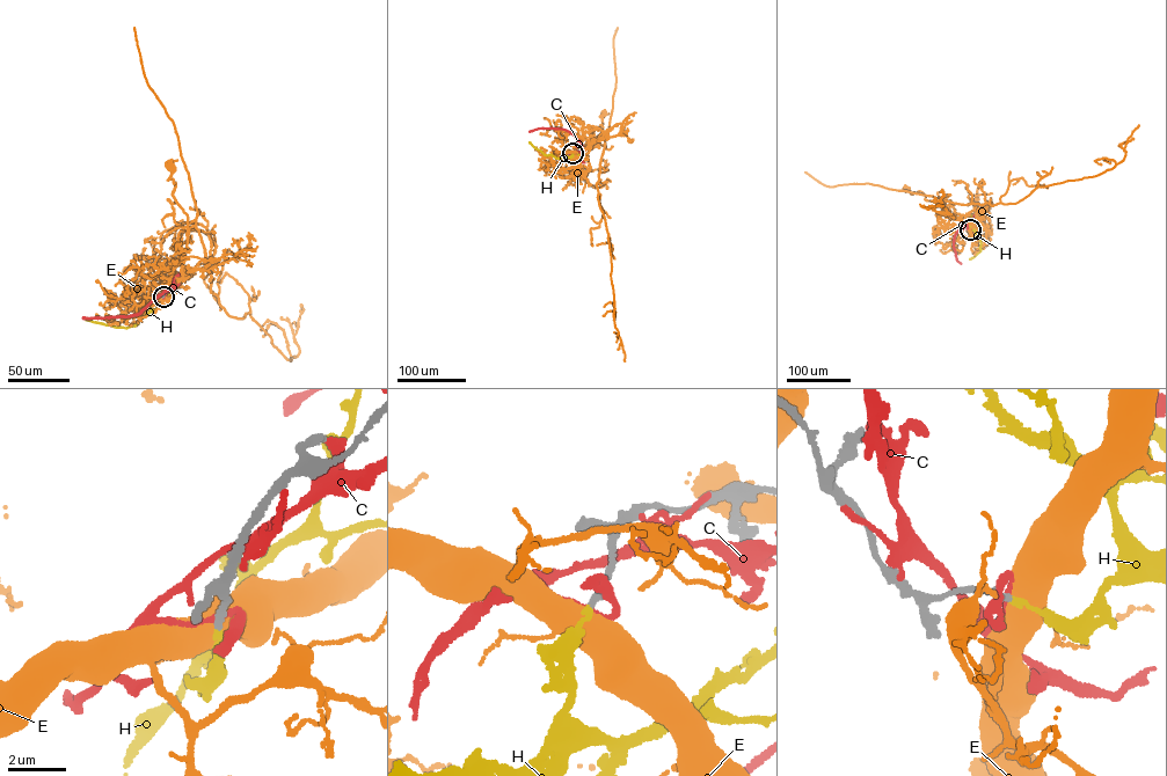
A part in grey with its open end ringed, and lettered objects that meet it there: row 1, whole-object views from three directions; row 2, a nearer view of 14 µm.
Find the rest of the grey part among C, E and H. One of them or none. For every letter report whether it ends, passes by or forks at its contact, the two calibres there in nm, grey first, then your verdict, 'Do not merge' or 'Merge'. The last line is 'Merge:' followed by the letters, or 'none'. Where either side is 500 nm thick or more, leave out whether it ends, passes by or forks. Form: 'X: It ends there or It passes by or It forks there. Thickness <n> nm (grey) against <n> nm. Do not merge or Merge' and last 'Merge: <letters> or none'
C: It passes by. Thickness 240 nm (grey) against 160 nm. Do not merge
E: Thickness 240 nm (grey) against 750 nm. Do not merge
H: It ends there. Thickness 240 nm (grey) against 140 nm. Merge
Merge: H

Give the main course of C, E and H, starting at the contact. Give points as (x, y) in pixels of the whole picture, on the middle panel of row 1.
C: (574, 153), (581, 151), (580, 144), (566, 130), (529, 131)
E: (574, 153), (578, 158), (590, 140), (600, 134), (600, 116), (604, 112)
H: (574, 153), (559, 159), (545, 155), (530, 141)

